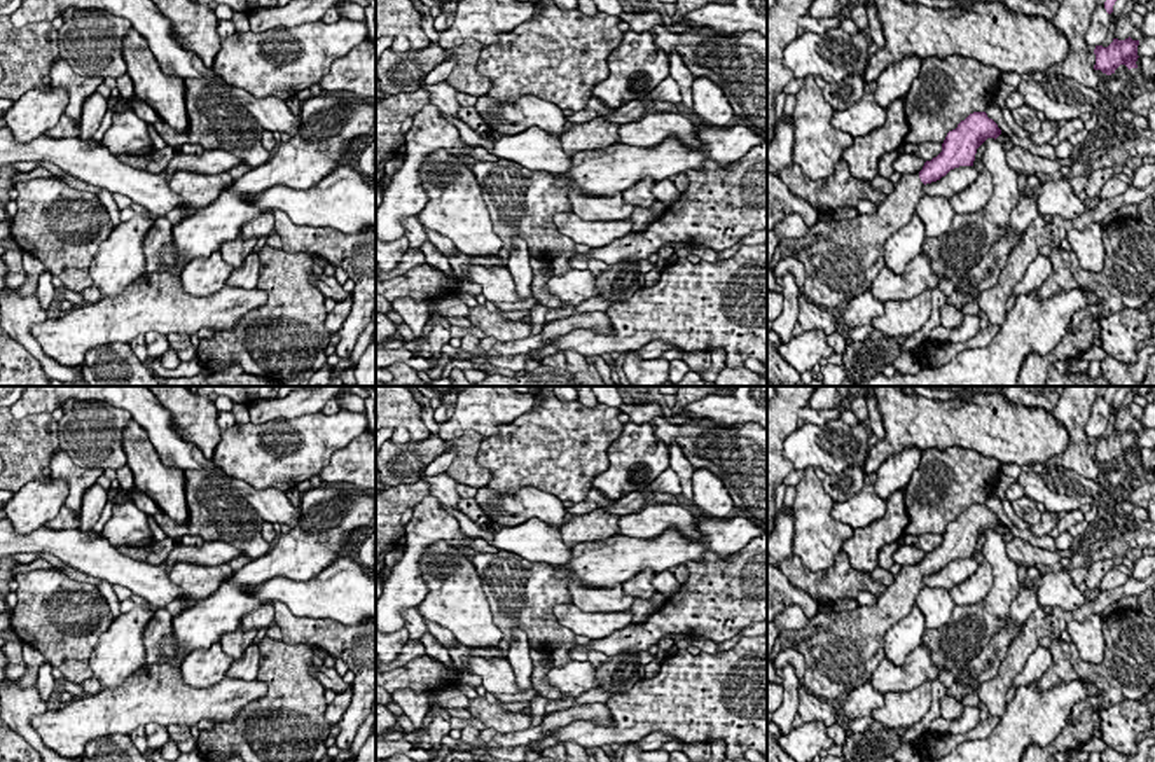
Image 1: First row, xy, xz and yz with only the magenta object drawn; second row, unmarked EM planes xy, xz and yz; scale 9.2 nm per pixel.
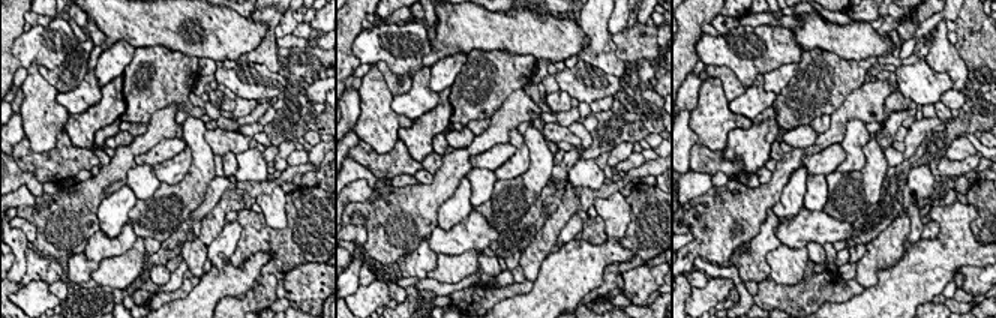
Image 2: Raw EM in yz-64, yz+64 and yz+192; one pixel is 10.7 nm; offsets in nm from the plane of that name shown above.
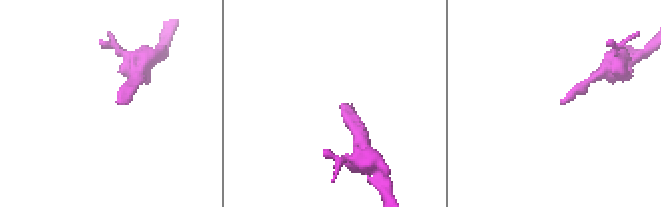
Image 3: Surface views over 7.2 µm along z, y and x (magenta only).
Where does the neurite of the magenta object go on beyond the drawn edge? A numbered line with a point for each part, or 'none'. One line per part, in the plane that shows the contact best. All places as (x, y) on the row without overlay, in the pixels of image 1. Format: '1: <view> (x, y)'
1: yz (843, 649)

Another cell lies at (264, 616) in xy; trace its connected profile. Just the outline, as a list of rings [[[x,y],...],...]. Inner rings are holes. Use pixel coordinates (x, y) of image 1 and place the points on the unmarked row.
[[[264,601],[257,610],[246,613],[241,620],[245,631],[269,627],[274,622],[273,601]]]

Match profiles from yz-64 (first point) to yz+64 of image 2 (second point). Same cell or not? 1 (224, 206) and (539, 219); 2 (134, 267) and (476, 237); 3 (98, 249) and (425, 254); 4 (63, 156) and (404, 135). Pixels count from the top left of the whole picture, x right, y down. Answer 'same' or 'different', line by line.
1: different
2: different
3: different
4: different

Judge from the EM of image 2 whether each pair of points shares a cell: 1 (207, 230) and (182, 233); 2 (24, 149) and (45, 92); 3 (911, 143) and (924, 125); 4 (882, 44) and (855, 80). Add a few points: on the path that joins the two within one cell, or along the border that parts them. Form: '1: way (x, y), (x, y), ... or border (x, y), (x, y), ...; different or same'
1: border (203, 221), (200, 233), (183, 245), (180, 254); different
2: border (62, 131), (45, 152), (36, 152), (24, 137); different
3: way (914, 138), (920, 129); same
4: border (876, 56), (852, 60); different

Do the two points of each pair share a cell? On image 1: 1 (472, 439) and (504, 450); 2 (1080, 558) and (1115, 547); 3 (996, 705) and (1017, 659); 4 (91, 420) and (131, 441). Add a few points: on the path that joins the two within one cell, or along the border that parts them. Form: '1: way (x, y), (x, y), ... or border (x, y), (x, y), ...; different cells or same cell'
1: border (484, 439), (477, 464), (490, 472), (490, 483); different cells
2: way (1089, 549), (1106, 547); same cell
3: way (996, 694), (996, 687), (1009, 670); same cell
4: border (131, 418), (123, 434), (124, 464); different cells

